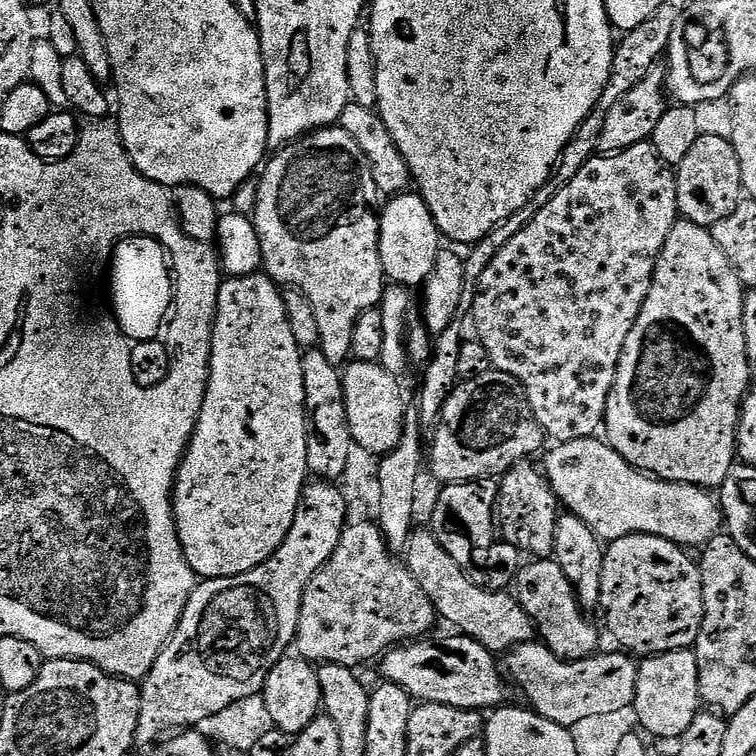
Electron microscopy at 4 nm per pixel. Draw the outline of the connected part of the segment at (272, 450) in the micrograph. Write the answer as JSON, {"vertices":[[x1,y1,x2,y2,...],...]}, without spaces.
{"vertices":[[267,274,254,276,234,276,228,278,220,296,220,320,216,320,216,335,212,339,212,357,208,367,208,385,202,402,202,410,198,414,198,422,194,434,190,438,180,469,176,471,176,483,172,493,172,515,176,517,176,533,184,551,184,560,197,577,205,580,226,578,246,574,254,570,262,562,266,562,282,546,286,534,290,534,290,526,294,522,294,514,298,510,300,497,304,495,310,480,308,455,306,454,306,386,302,382,302,366,304,358,302,349,294,340,294,333,287,318,286,306,281,289]]}

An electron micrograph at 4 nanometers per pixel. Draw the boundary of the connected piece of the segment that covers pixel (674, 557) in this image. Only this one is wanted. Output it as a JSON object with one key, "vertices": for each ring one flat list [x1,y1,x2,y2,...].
{"vertices":[[628,535,607,545,600,608,623,651,647,658,695,645,705,606,700,567,687,554,683,547,658,535]]}

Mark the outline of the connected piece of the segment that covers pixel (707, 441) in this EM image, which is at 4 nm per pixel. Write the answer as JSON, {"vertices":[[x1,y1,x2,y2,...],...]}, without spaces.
{"vertices":[[683,218,677,219,676,225,670,230,670,238,666,238,666,246,656,263,654,278,650,286,650,294,646,294,646,302,630,330,630,338,626,338,626,346,622,346,622,358,618,362,616,381,606,406,604,415,604,436,609,445,629,464,641,472,655,478,672,483,699,486,702,489,717,489,729,474,736,462,736,435,739,430,740,411,742,404,750,392,749,356,746,350,746,334,744,333,744,298,746,289,738,274,730,266,726,254,714,242,711,231,694,222]]}

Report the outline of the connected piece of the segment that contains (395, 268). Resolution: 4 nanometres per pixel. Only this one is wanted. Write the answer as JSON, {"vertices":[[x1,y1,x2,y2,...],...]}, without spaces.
{"vertices":[[407,190,393,195,380,212,379,257,385,277,403,288,421,287,435,268,442,237,426,202,415,191]]}

